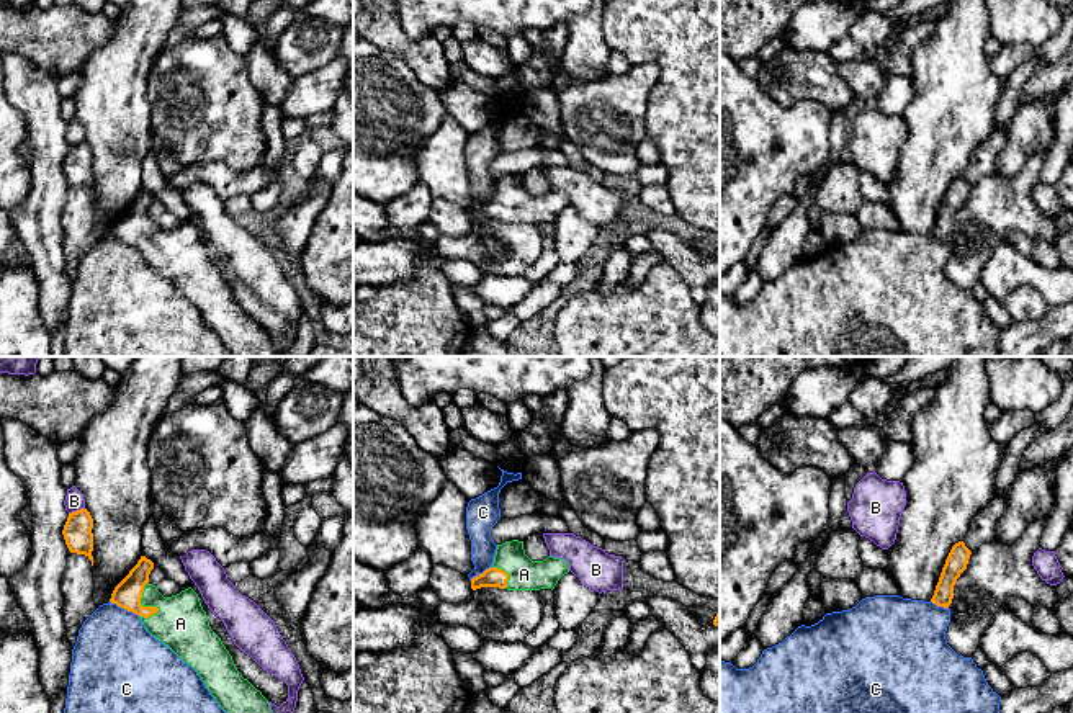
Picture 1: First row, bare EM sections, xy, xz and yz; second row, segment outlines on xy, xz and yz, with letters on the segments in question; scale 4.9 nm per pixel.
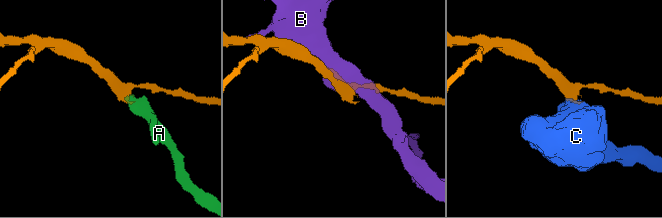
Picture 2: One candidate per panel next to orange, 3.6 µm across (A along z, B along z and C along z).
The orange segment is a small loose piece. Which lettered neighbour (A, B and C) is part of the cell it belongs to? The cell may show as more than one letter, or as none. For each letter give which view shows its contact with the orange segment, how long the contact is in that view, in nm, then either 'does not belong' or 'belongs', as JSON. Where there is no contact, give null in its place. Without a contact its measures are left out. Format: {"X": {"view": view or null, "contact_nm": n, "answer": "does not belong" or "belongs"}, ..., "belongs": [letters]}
{"A": {"view": "xy", "contact_nm": 180, "answer": "belongs"}, "B": {"view": "xy", "contact_nm": 90, "answer": "does not belong"}, "C": {"view": "xy", "contact_nm": 170, "answer": "does not belong"}, "belongs": ["A"]}

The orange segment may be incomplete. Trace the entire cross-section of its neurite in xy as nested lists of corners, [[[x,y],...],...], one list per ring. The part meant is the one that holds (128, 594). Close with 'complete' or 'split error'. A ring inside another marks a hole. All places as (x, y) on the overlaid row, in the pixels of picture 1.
[[[141,556],[110,602],[136,613],[146,630],[191,666],[226,713],[272,713],[268,700],[237,670],[211,630],[198,594],[188,587],[164,597],[149,582],[154,563]]]; split error

